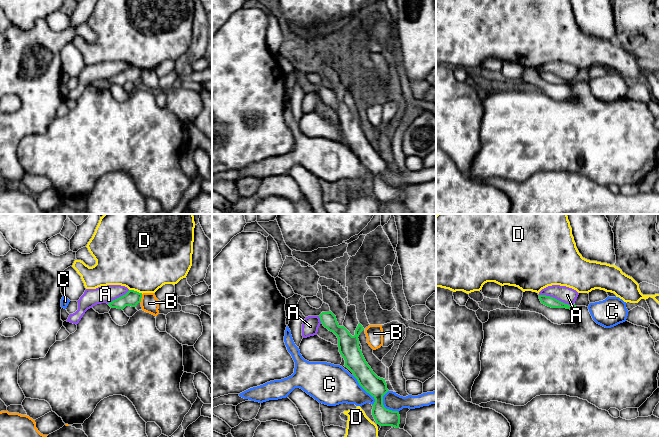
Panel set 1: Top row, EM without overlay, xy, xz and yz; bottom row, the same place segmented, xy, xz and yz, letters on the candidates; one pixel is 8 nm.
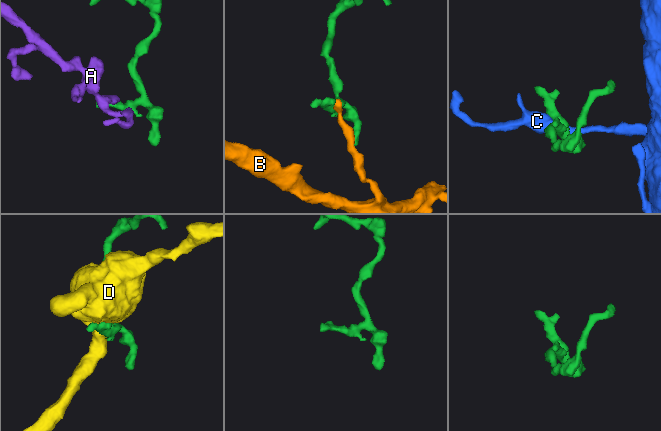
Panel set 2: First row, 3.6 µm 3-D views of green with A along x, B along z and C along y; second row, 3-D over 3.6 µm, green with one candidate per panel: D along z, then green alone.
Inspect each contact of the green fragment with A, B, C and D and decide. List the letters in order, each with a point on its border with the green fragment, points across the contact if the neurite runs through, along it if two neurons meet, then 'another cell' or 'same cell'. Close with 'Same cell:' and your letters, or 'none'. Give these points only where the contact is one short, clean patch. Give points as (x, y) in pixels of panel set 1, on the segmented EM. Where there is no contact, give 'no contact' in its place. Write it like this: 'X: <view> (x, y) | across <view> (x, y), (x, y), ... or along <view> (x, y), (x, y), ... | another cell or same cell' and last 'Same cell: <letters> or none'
A: yz (556, 299) | another cell
B: xy (141, 297) | along xy (142, 294), (139, 302) | another cell
C: xz (366, 391) | another cell
D: xy (136, 291) | another cell
Same cell: none

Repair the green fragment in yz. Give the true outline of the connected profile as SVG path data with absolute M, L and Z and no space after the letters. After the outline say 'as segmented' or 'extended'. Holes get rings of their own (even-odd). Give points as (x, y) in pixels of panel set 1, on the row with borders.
M539 295L539 299L542 304L548 307L551 307L551 308L566 308L566 309L570 309L571 311L573 311L576 307L575 304L568 305L553 297L546 296L546 295Z; as segmented

